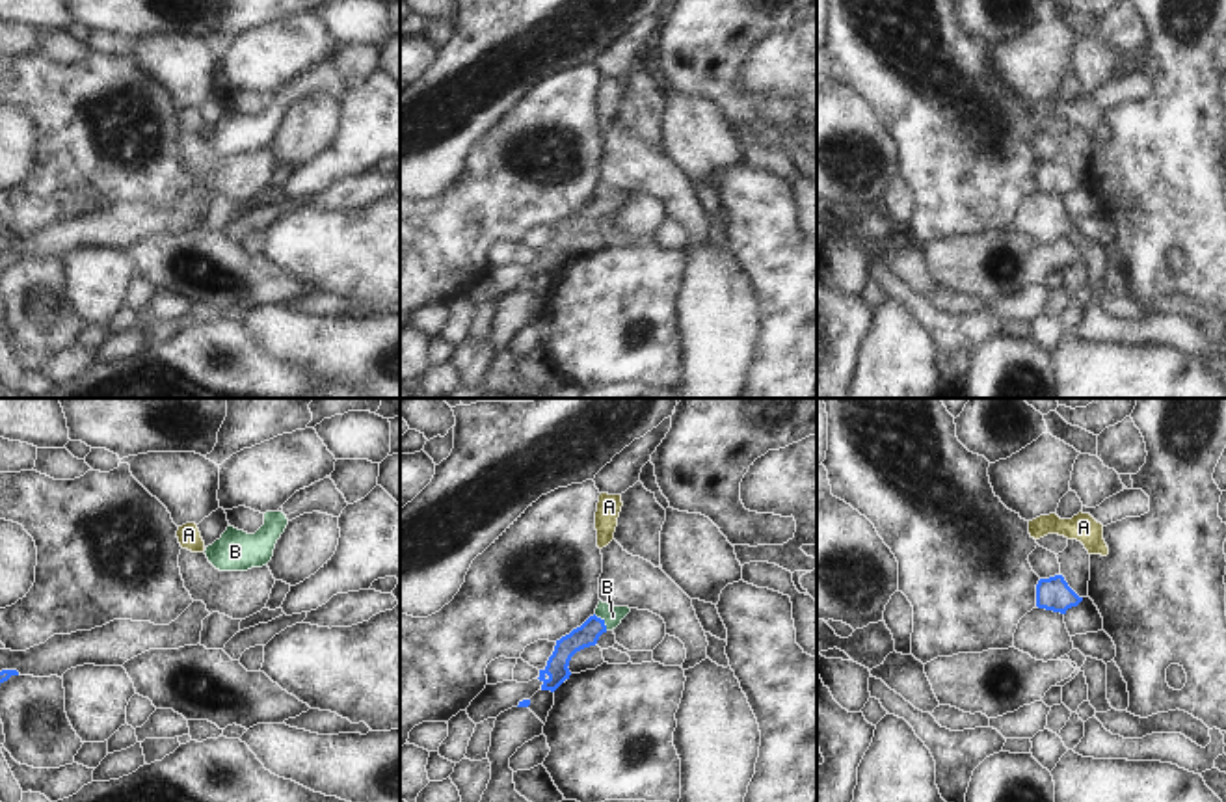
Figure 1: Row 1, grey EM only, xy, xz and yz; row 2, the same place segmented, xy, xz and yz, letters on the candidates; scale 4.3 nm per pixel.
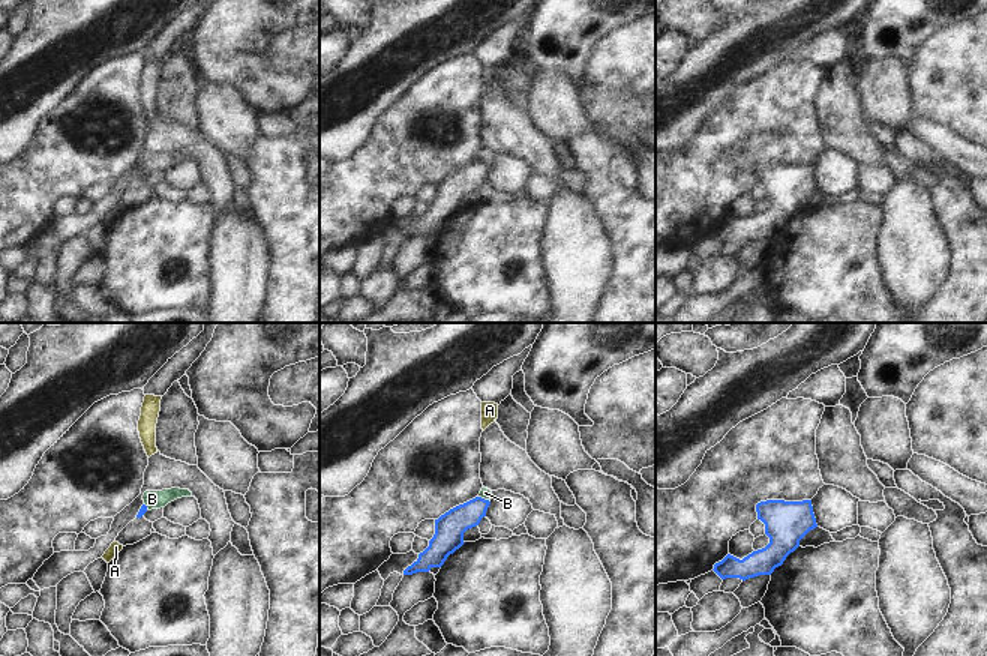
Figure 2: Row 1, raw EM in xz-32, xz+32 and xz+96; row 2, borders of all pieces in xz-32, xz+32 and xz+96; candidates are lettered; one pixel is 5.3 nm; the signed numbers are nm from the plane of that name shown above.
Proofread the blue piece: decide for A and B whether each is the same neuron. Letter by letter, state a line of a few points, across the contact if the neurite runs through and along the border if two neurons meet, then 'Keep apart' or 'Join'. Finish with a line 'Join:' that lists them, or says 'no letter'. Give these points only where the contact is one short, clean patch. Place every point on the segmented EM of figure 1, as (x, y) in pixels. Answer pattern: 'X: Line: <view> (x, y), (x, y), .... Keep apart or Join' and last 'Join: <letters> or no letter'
A: Line: xz (566, 678), (562, 681). Keep apart
B: Line: xz (588, 633), (603, 622), (612, 616). Join
Join: B.

